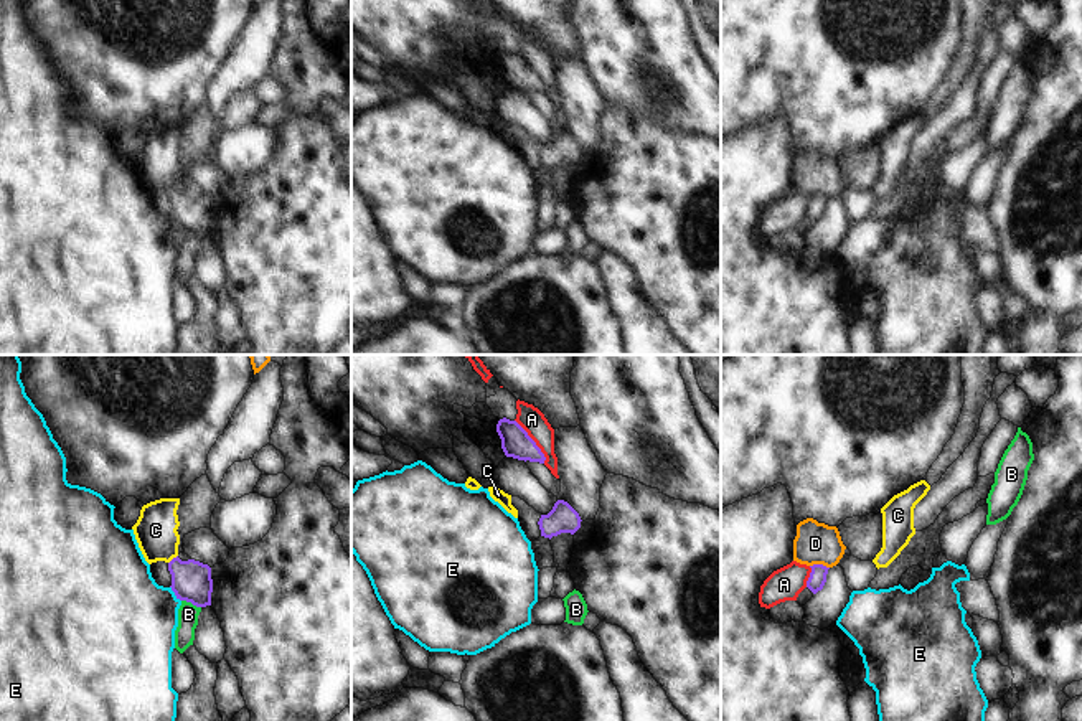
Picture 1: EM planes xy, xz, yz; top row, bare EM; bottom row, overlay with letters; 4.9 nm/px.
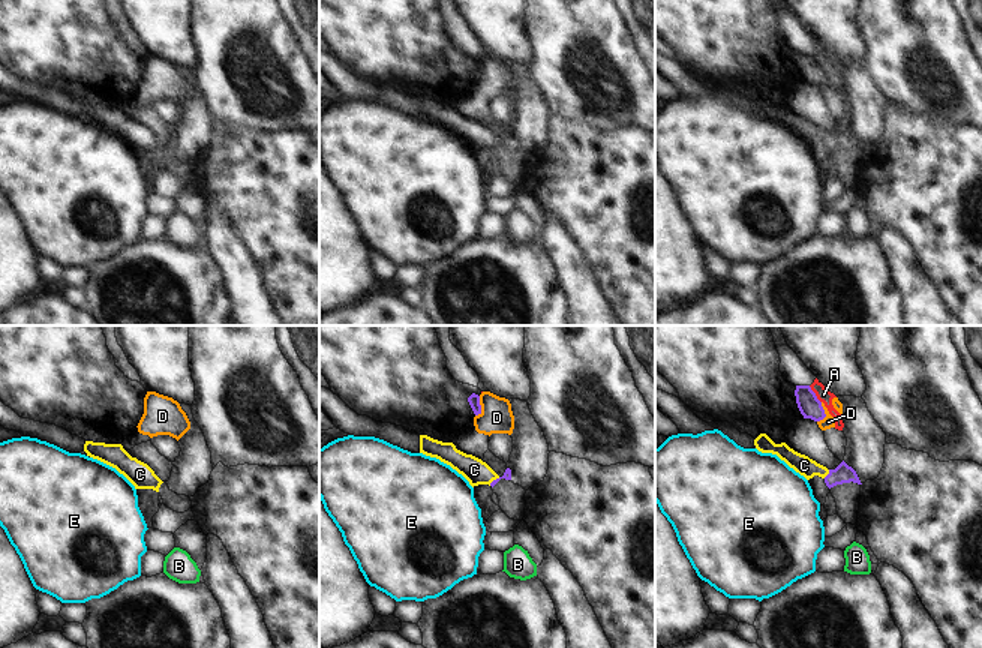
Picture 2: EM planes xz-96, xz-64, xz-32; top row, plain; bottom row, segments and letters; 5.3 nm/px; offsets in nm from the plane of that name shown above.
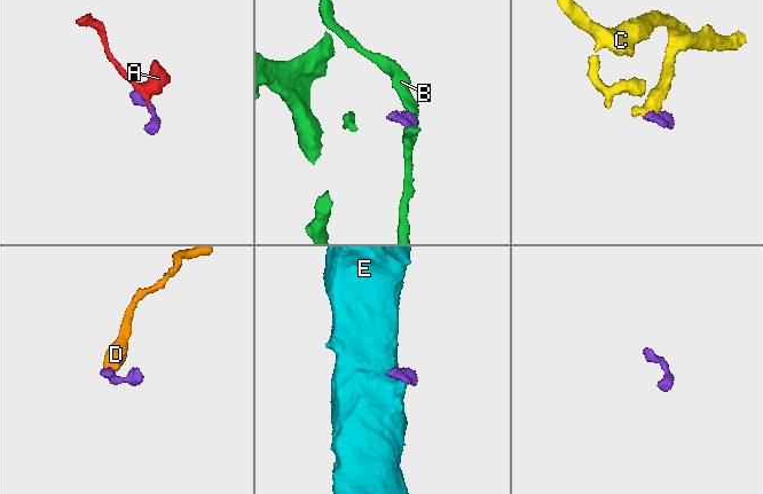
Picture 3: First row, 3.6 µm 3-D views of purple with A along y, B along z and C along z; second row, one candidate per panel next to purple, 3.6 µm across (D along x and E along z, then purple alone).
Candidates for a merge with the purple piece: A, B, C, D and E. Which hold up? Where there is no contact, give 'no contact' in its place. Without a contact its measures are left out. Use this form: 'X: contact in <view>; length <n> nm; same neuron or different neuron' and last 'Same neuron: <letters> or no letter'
A: contact in xz; length 260 nm; different neuron
B: contact in xy; length 100 nm; different neuron
C: contact in xy; length 60 nm; same neuron
D: contact in yz; length 100 nm; different neuron
E: contact in xy; length 90 nm; different neuron
Same neuron: C

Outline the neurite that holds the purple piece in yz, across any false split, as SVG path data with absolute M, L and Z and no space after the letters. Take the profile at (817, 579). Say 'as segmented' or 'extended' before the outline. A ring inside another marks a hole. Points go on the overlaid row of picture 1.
as segmented | M813 564L810 568L812 568L812 573L810 573L810 577L807 581L807 587L813 594L816 594L818 591L823 589L825 582L826 582L826 574L828 574L830 568L823 566L823 564Z

